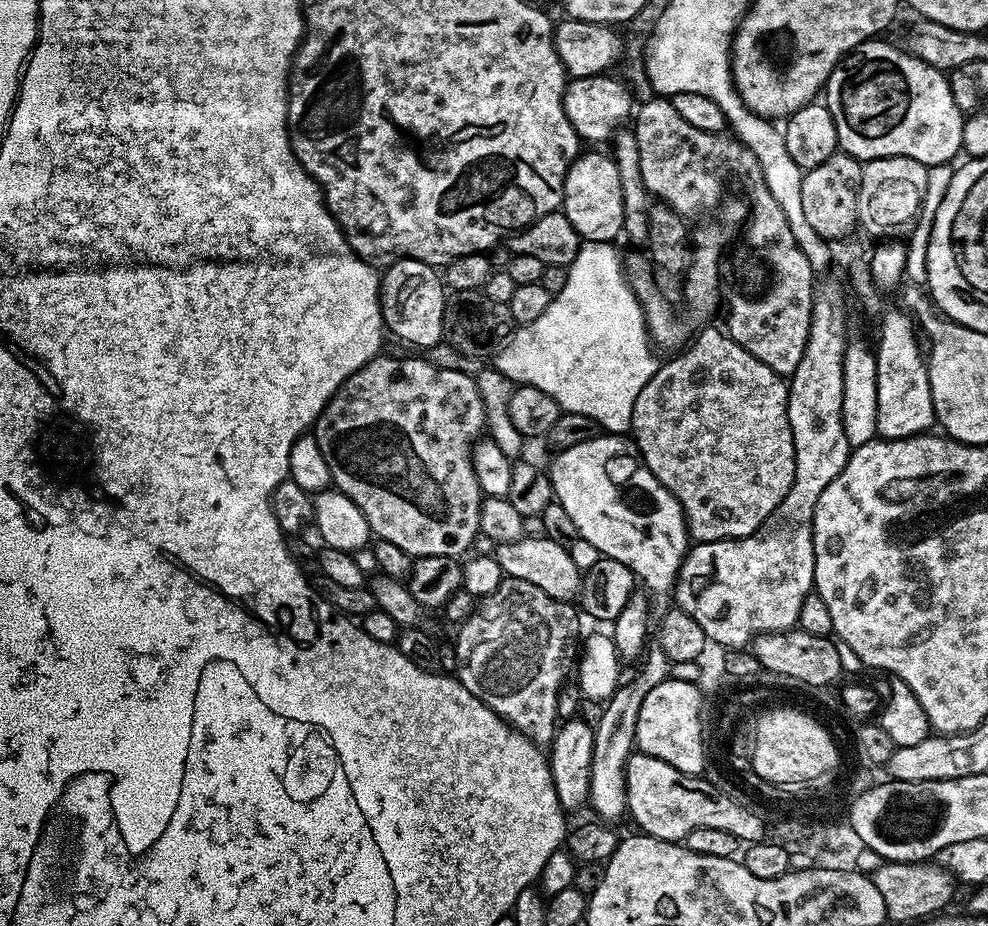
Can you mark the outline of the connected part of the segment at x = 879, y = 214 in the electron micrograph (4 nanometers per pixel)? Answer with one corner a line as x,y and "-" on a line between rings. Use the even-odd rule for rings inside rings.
887,156
870,160
862,170
862,186
858,188
858,224
876,238
888,238
903,224
911,225
923,205
928,169
914,158

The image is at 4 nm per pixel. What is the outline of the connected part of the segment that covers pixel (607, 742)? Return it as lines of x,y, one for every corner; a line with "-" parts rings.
659,650
647,653
643,661
644,669
640,672
640,680
621,683
613,696
603,705
604,713
600,721
595,721
593,764
590,770
589,801
590,808
601,821
615,822
620,815
624,816
627,804
626,774
627,760
634,752
636,743
636,727
638,726
638,710
642,710
642,702
646,694
650,694
653,684
660,684
669,679
670,662
666,654

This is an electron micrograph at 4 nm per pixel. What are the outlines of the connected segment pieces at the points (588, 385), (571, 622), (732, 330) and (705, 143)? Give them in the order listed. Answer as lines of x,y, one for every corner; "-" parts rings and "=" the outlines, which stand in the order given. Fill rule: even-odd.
583,241
578,254
573,258
571,264
567,265
569,277
562,292
557,296
553,296
552,301
541,317
535,319
530,325
517,327
507,340
506,345
494,356
495,368
502,374
506,374
506,378
510,378
513,384
537,387
538,390
542,390
544,394
549,395
558,404
561,413
580,414
592,418
608,434
624,434
631,429
634,402
638,402
638,394
642,394
642,386
646,386
646,382
650,382
650,378
654,378
658,367
658,359
656,360
655,356
657,353
654,351
654,345
648,335
648,323
644,320
644,311
640,305
640,299
632,293
632,285
628,282
625,261
622,256
620,260
620,252
616,247
615,243
606,241
=
504,578
499,581
495,592
483,597
477,603
476,612
464,624
459,625
456,636
456,670
454,676
460,680
462,686
470,690
470,694
477,696
482,703
490,706
490,710
497,712
499,716
502,714
556,714
558,710
558,696
564,687
564,679
568,676
568,667
573,667
574,661
578,656
578,641
581,639
580,620
576,617
577,609
571,603
555,600
550,598
550,594
542,594
542,590
538,590
538,586
530,586
530,582
522,582
521,580
513,580
=
762,182
752,188
747,226
744,240
748,244
731,249
722,272
722,300
726,308
728,304
726,331
758,362
766,362
779,376
790,378
798,370
798,362
802,362
810,334
814,270
796,245
782,206
774,202
774,194
=
651,99
646,101
641,108
639,105
635,111
634,133
638,153
641,154
642,180
652,198
655,198
659,203
668,204
680,216
692,218
692,216
700,216
703,212
710,211
723,198
724,183
731,176
745,176
746,179
754,180
754,182
760,180
758,158
754,158
754,154
750,154
750,150
745,144
741,144
739,140
728,134
716,135
690,126
689,122
686,122
686,119
682,118
681,114
675,110
671,99

